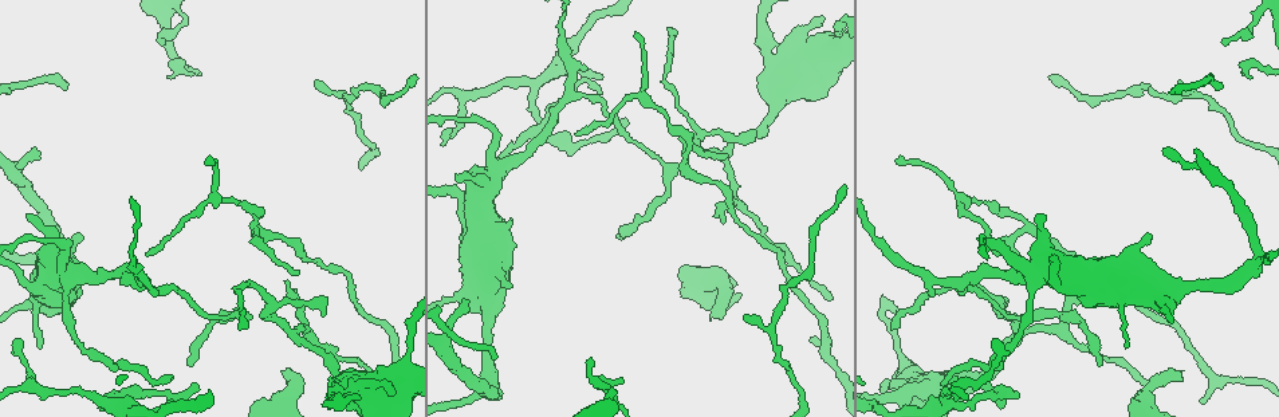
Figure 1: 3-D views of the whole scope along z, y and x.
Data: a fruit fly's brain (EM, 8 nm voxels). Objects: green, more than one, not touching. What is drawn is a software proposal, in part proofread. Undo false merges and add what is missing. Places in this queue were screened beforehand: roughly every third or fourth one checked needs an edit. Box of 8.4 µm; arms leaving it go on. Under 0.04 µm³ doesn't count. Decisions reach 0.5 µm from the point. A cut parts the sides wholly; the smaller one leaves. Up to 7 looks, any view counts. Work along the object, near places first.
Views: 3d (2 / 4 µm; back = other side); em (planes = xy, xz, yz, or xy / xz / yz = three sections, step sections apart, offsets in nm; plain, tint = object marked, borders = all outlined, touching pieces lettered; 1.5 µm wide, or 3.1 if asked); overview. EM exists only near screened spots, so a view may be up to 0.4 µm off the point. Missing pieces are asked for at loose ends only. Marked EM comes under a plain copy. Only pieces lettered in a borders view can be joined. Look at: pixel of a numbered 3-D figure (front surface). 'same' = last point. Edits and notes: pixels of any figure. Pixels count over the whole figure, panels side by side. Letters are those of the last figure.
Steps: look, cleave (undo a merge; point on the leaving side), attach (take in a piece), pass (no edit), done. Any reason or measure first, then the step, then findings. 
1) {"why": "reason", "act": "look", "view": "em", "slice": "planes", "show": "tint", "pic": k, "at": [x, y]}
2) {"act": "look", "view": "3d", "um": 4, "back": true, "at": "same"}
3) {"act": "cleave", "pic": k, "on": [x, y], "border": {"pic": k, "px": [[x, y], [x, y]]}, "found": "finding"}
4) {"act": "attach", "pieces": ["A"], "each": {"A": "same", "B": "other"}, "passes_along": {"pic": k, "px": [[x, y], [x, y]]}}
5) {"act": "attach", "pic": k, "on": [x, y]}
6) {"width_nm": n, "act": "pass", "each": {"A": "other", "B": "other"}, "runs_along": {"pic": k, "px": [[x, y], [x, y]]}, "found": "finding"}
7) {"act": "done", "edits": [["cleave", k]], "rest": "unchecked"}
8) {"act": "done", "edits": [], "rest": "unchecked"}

{"why": "tapers out", "act": "look", "view": "em", "slice": "planes", "show": "borders", "pic": 1, "at": [42, 348]}

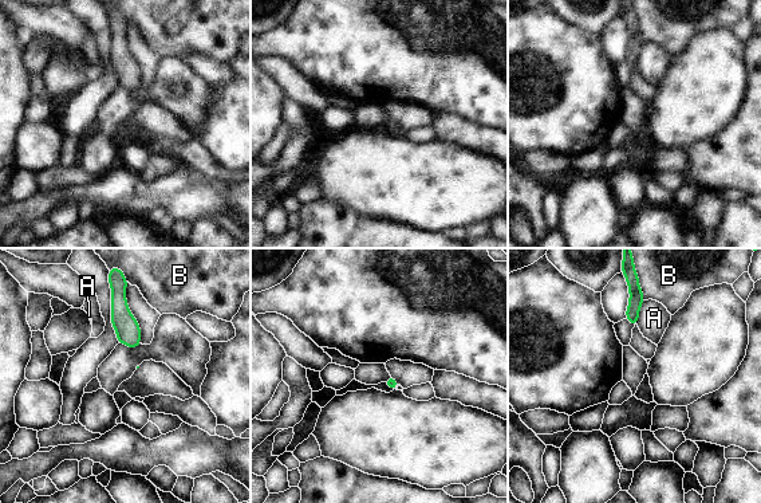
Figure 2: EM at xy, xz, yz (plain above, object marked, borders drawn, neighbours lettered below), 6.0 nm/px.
{"longest_contact_nm": ["A", 160], "act": "pass", "each": {"A": "other", "B": "other"}, "found": "none of them fits"}

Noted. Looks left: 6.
{"why": "three arms meet", "act": "look", "view": "3d", "um": 2, "pic": 1, "at": [1248, 265]}

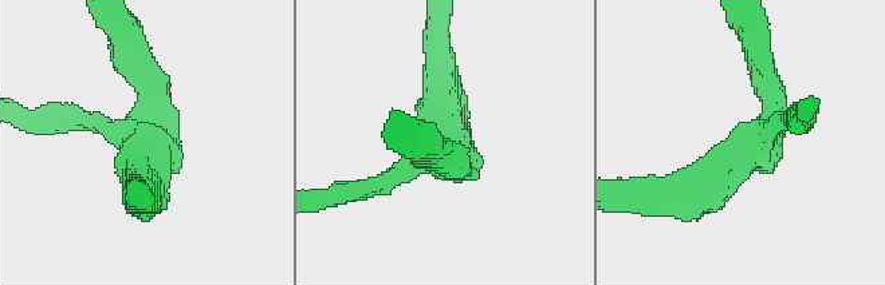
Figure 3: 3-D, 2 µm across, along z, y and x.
{"arms": 3, "arm_widths_nm": [180, 200, 200], "act": "look", "view": "em", "slice": "yz", "step": 8, "show": "borders", "pic": 3, "at": [144, 145]}

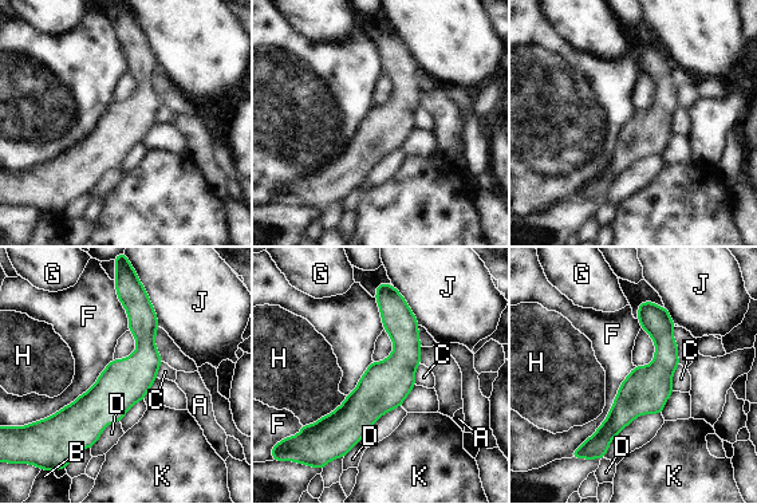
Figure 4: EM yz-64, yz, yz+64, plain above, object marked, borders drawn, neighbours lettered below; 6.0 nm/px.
{"longest_contact_nm": ["F", 650], "act": "pass", "each": {"A": "other", "B": "other", "C": "other", "D": "other", "F": "other", "G": "other", "H": "other", "J": "other", "K": "other"}, "runs_along": {"pic": 4, "px": [[130, 306], [144, 363], [75, 449]]}, "found": "continuous, no second neuron"}

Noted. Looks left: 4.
{"why": "sharp bend", "act": "look", "view": "em", "slice": "planes", "show": "borders", "pic": 1, "at": [688, 171]}

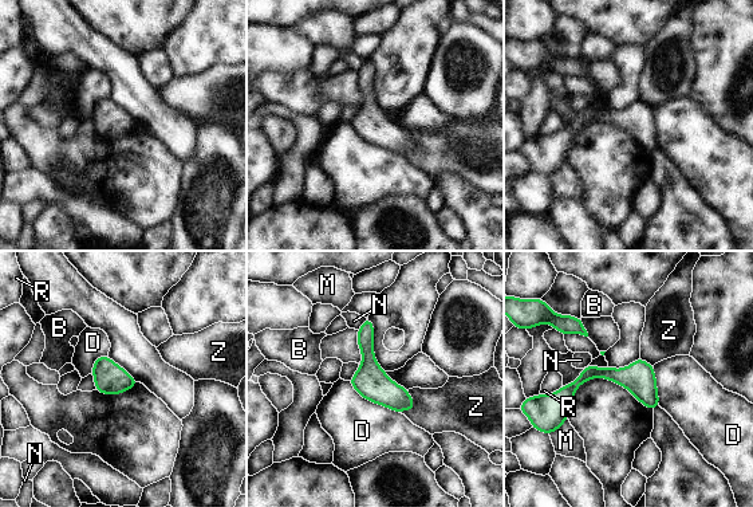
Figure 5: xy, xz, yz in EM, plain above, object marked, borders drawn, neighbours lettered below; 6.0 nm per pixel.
{"act": "pass", "each": {"B": "other", "D": "other", "M": "other", "N": "other", "R": "other", "Z": "other"}, "border": {"pic": 5, "px": [[349, 381], [367, 400], [398, 412]]}, "found": "all the same neuron"}

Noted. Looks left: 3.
{"act": "done", "edits": [], "rest": "unchecked"}

